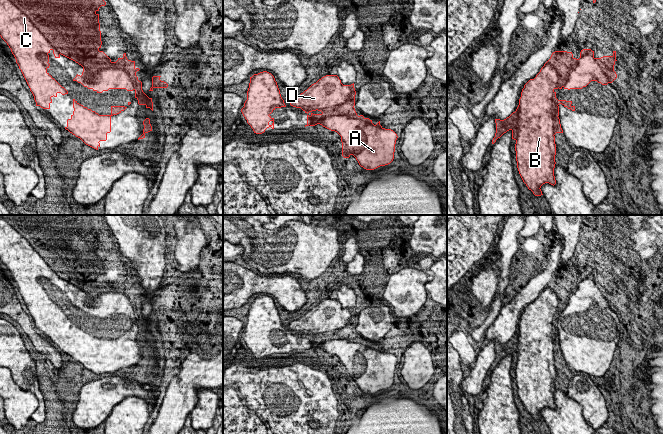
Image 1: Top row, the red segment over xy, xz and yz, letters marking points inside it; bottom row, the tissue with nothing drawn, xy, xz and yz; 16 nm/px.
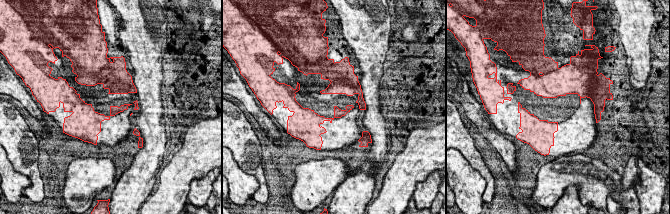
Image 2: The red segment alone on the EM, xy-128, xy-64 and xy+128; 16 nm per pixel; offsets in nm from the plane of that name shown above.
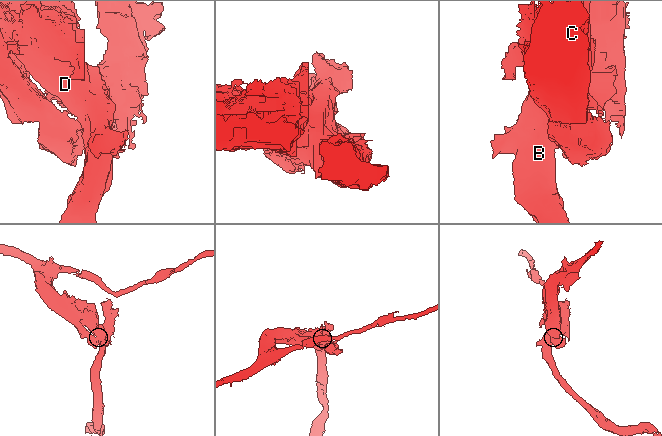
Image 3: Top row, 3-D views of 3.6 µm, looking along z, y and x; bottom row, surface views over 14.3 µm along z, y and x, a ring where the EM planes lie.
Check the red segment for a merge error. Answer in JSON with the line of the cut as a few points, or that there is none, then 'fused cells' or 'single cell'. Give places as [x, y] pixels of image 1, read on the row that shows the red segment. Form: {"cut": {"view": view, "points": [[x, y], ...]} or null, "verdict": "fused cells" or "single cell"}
{"cut": {"view": "xy", "points": [[132, 61], [130, 69], [107, 67], [89, 72], [83, 66]]}, "verdict": "fused cells"}

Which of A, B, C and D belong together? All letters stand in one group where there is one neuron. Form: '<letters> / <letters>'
A C / B D

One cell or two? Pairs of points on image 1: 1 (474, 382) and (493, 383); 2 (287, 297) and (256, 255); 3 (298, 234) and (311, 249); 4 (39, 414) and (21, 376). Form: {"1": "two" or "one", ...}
{"1": "two", "2": "two", "3": "two", "4": "one"}

